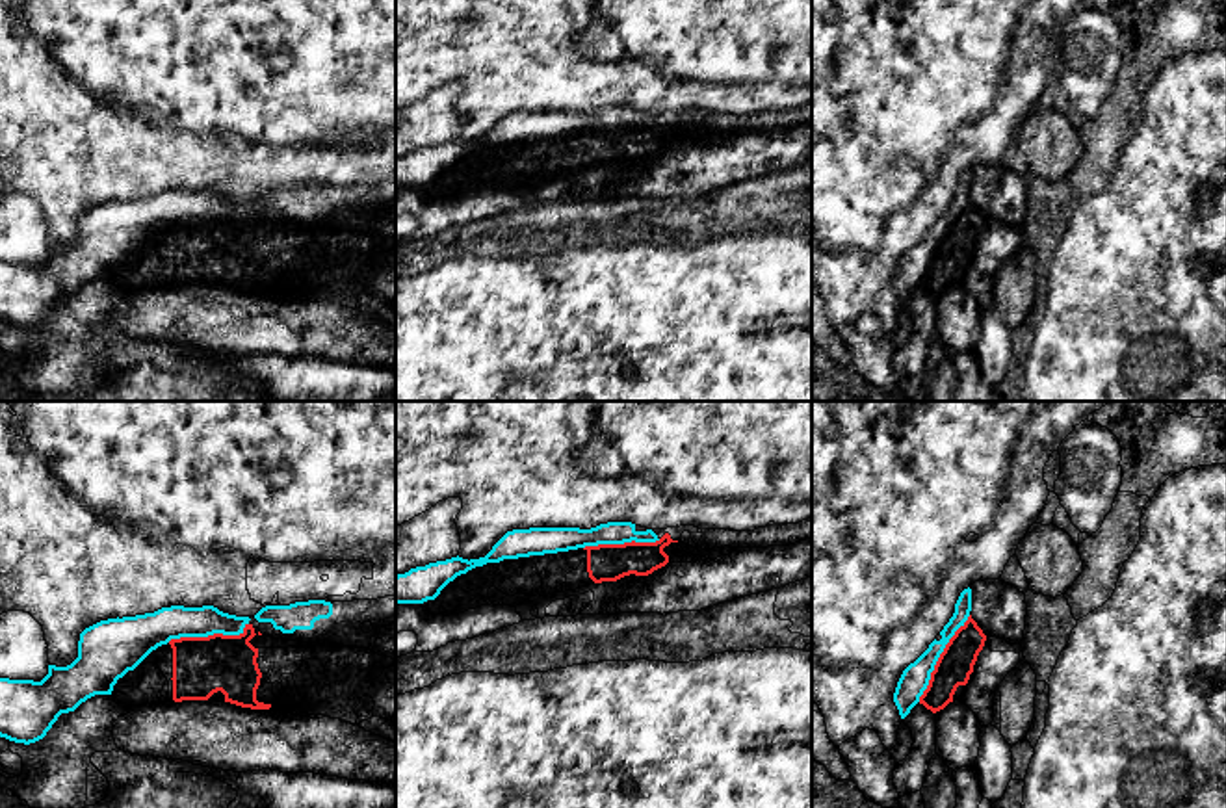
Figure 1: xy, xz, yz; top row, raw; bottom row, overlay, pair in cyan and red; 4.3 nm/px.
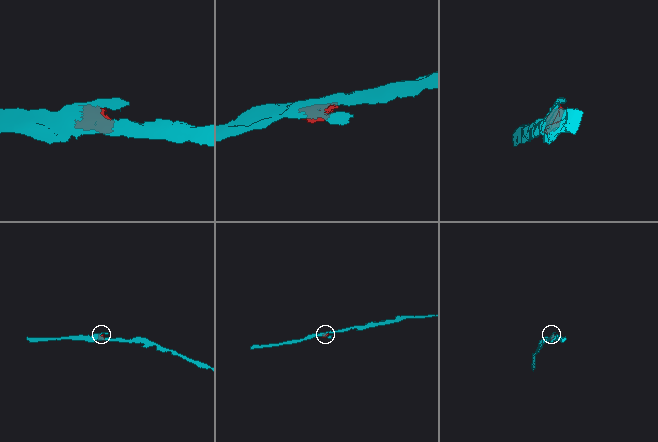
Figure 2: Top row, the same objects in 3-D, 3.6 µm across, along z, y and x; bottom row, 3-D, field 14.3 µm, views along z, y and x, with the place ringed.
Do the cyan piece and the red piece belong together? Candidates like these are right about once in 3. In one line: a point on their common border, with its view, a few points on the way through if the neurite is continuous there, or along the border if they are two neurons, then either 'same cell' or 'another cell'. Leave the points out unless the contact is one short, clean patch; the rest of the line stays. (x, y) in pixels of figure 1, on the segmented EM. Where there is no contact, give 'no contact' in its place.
contact yz (939, 656); another cell

